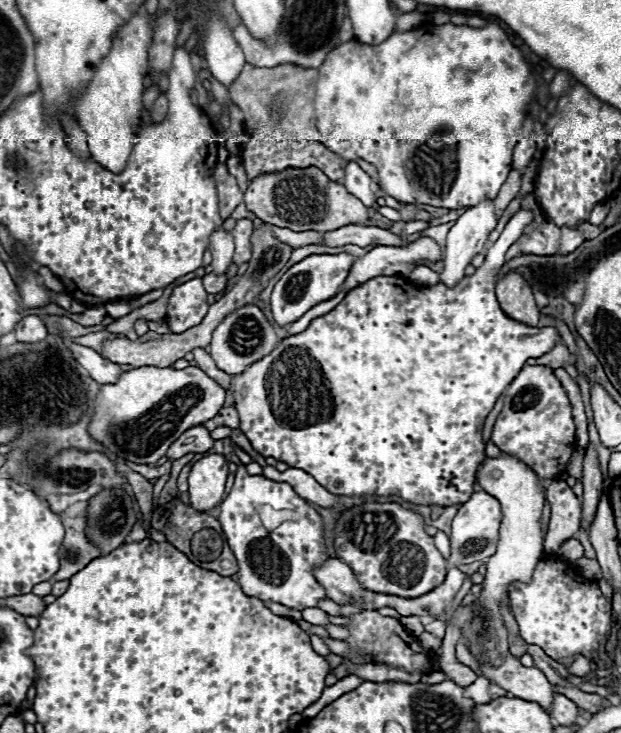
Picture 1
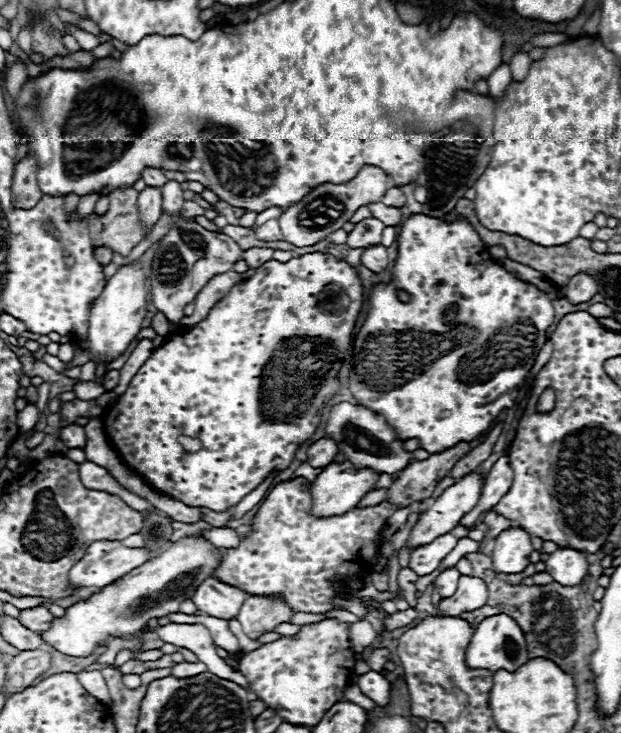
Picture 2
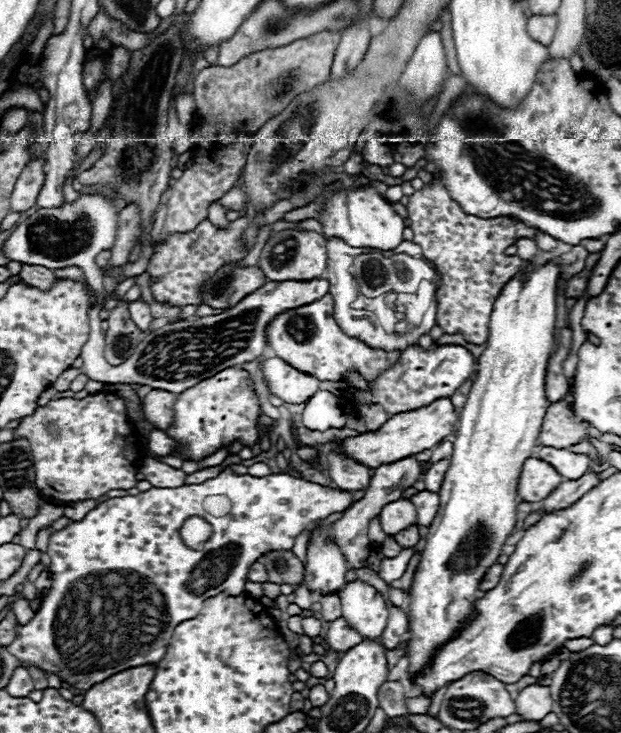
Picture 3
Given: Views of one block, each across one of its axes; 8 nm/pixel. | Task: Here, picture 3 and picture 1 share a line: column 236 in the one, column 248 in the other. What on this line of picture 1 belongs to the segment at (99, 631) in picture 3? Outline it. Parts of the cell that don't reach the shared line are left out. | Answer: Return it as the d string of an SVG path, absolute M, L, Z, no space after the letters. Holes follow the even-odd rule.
M240 466L234 486L220 504L220 510L222 512L218 520L240 566L238 582L248 596L280 602L294 610L314 608L318 600L326 598L324 588L316 582L312 574L314 566L322 564L328 558L328 554L324 552L322 518L306 500L302 500L292 490L290 484L274 482L264 476L250 476L246 468ZM260 504L268 504L276 510L296 510L296 514L300 516L296 516L296 520L282 522L274 530L266 530L256 512Z

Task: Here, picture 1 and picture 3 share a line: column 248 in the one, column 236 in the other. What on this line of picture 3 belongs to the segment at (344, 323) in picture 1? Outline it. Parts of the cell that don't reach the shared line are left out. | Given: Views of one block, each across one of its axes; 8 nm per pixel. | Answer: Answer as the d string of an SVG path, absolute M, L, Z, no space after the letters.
M234 366L198 382L186 392L180 392L174 402L174 422L164 432L182 446L182 450L176 452L182 460L200 462L220 448L228 448L234 440L242 440L244 446L252 448L260 440L260 414L262 410L254 390L254 380L246 370Z

